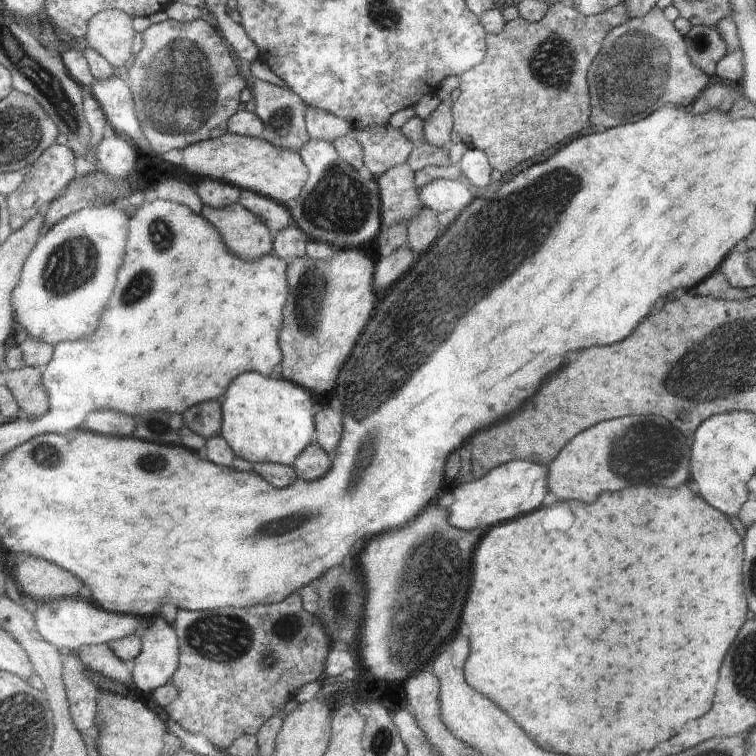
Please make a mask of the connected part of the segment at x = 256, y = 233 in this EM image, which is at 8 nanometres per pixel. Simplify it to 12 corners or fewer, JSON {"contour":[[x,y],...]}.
{"contour":[[239,202],[203,215],[228,250],[258,260],[272,250],[267,224]]}

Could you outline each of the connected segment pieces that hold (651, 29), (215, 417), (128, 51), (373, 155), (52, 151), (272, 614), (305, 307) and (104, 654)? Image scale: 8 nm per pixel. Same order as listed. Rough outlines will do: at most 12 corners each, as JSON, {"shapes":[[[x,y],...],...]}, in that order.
{"shapes":[[[652,7],[607,34],[592,126],[688,109],[710,82]],[[222,402],[196,405],[186,427],[207,439],[223,430]],[[124,10],[97,14],[88,45],[114,68],[128,64],[134,20]],[[390,124],[352,129],[374,177],[407,162],[415,146]],[[68,144],[52,145],[8,196],[15,231],[78,176]],[[282,602],[180,610],[165,708],[221,751],[327,664]],[[360,250],[287,265],[280,376],[321,399],[374,310]],[[111,645],[85,646],[81,658],[95,675],[135,688],[134,672]]]}

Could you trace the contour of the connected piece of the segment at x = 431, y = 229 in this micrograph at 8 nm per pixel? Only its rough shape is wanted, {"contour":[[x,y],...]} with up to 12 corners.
{"contour":[[424,206],[407,223],[407,245],[420,257],[443,233],[437,212]]}

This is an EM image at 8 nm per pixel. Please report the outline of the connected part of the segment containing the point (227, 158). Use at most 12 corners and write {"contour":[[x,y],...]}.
{"contour":[[230,131],[183,166],[284,205],[308,180],[299,155]]}

